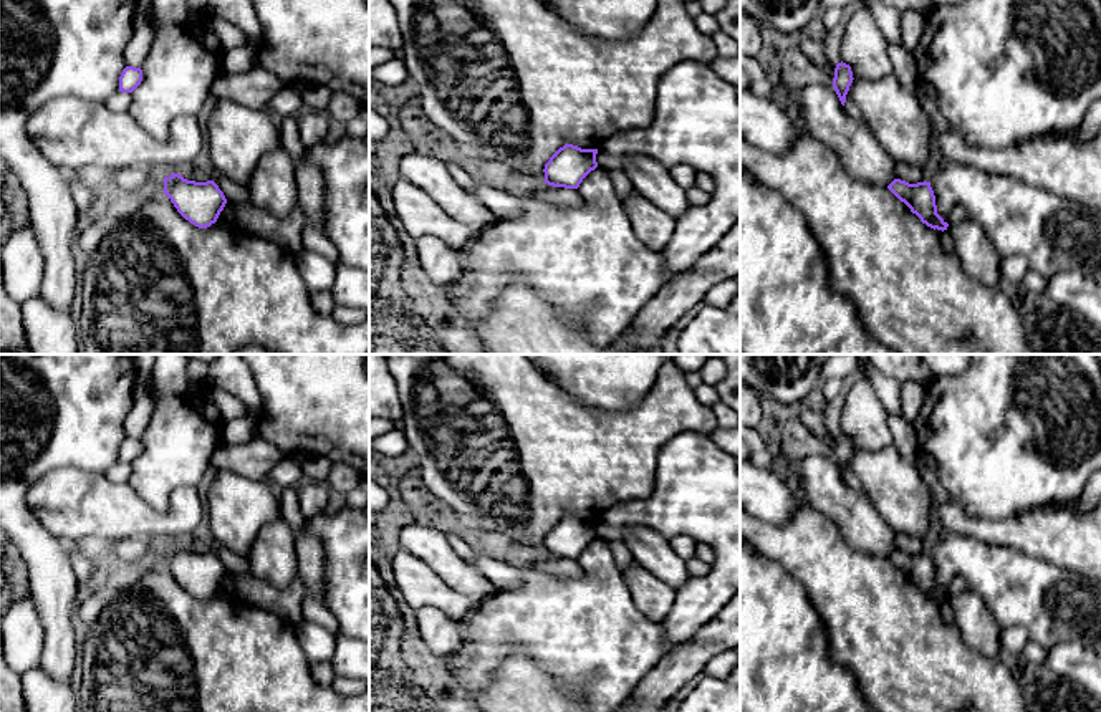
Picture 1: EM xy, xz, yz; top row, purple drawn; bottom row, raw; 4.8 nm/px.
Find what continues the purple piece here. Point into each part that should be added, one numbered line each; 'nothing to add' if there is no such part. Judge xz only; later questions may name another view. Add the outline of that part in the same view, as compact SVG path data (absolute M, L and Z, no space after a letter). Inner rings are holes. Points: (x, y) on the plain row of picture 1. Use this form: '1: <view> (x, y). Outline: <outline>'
nothing to add

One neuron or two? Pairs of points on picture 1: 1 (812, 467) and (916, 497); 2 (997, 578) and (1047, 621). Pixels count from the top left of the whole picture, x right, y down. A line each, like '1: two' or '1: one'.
1: two
2: one

